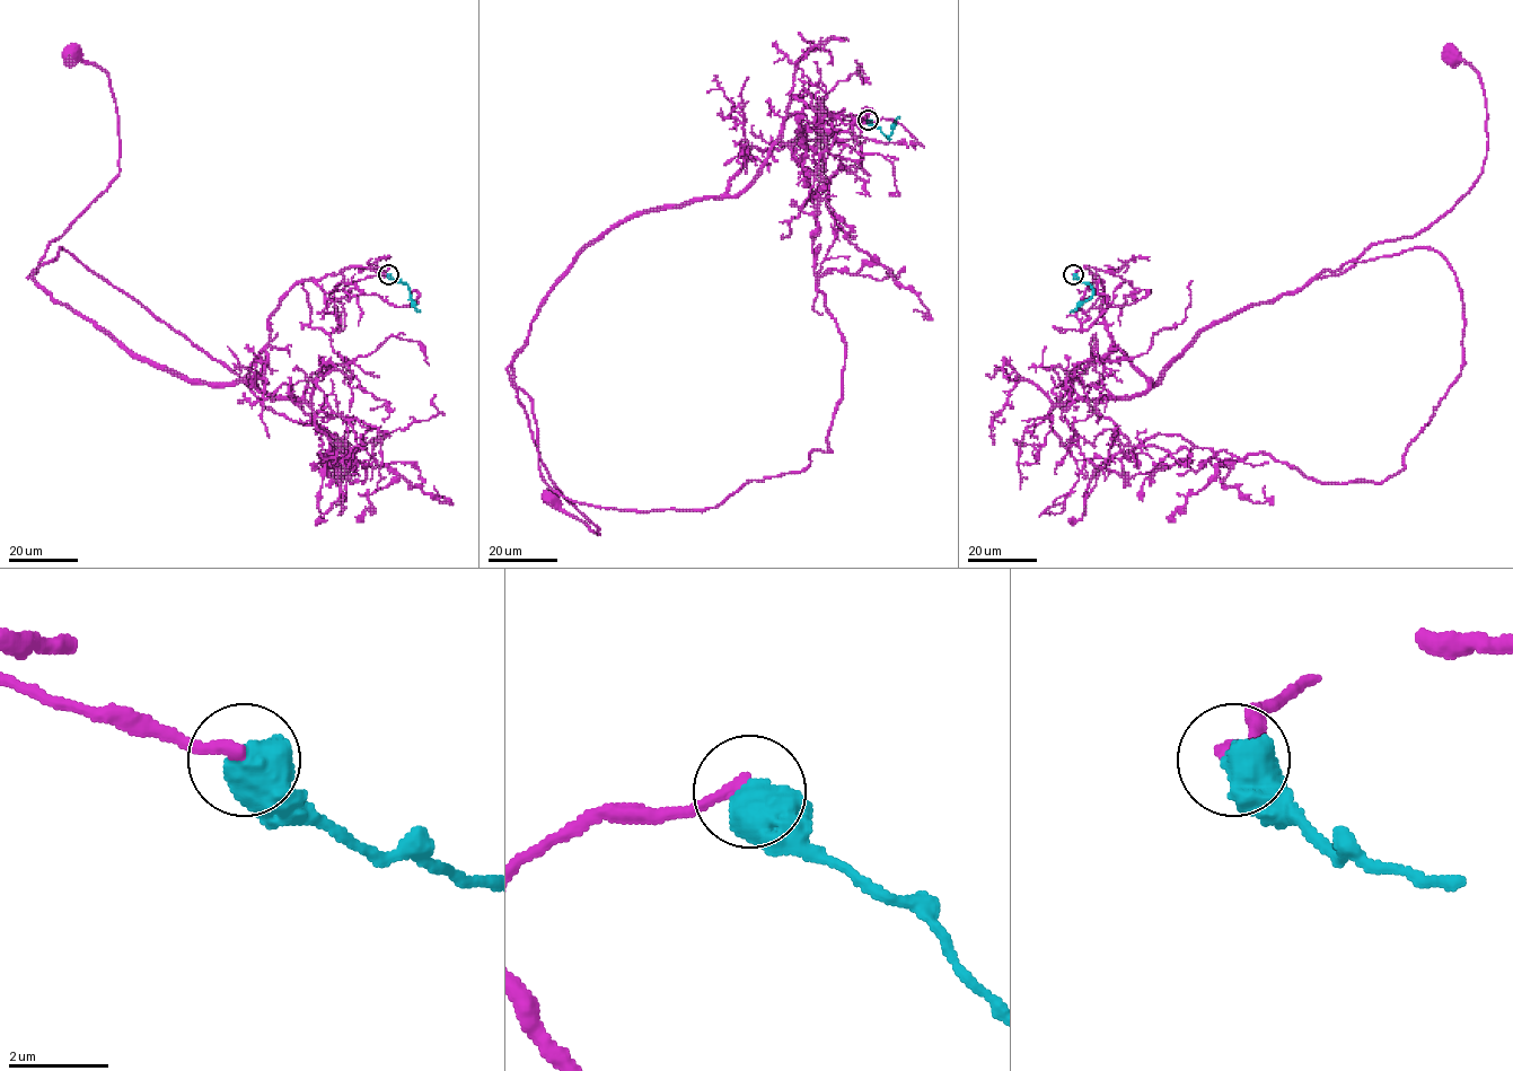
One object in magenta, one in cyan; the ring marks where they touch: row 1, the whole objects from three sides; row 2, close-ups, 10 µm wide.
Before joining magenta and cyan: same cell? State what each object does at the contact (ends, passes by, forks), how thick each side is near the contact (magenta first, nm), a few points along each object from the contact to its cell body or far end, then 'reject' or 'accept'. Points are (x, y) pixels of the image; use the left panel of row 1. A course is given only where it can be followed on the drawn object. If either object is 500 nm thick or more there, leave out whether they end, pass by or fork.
260 nm thick on the magenta side, 750 nm on the other; magenta runs (388, 274), (297, 282), (242, 379), (133, 357), (27, 275), (119, 173), (108, 77), (72, 58); cyan runs (388, 275), (405, 283), (413, 305), (420, 312); reject

